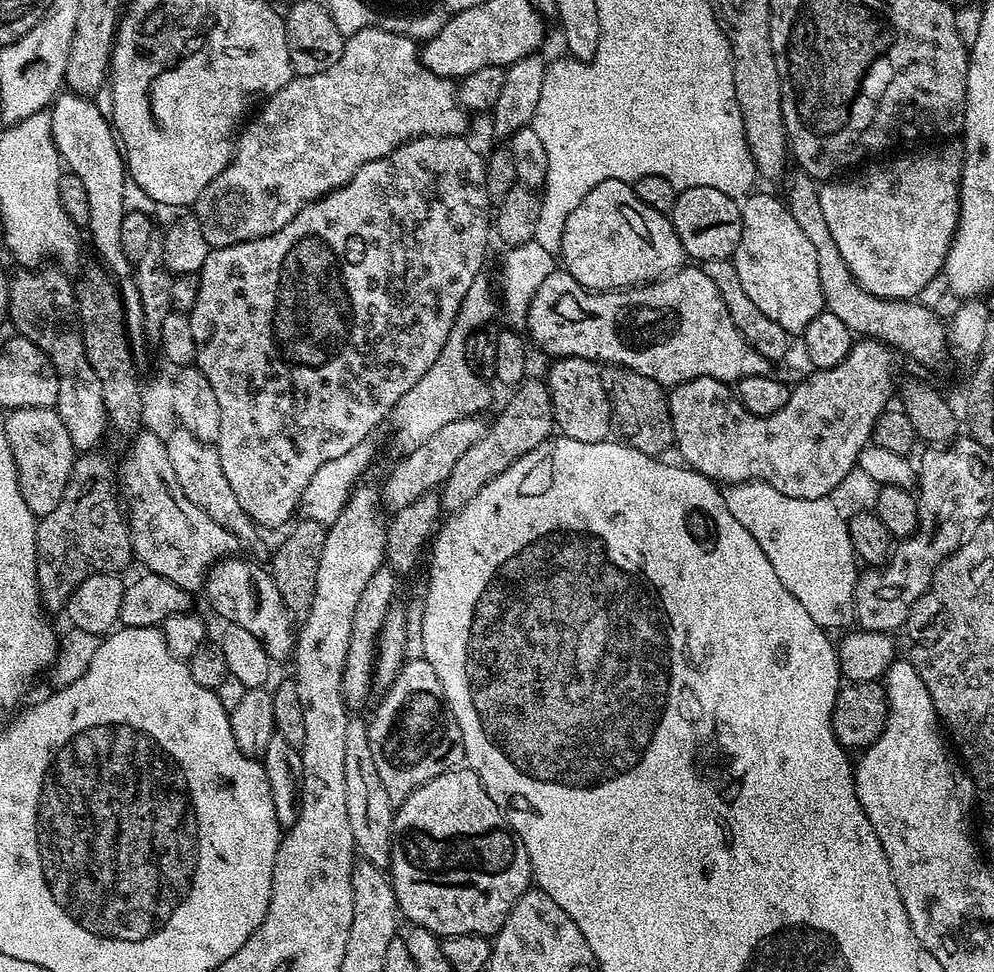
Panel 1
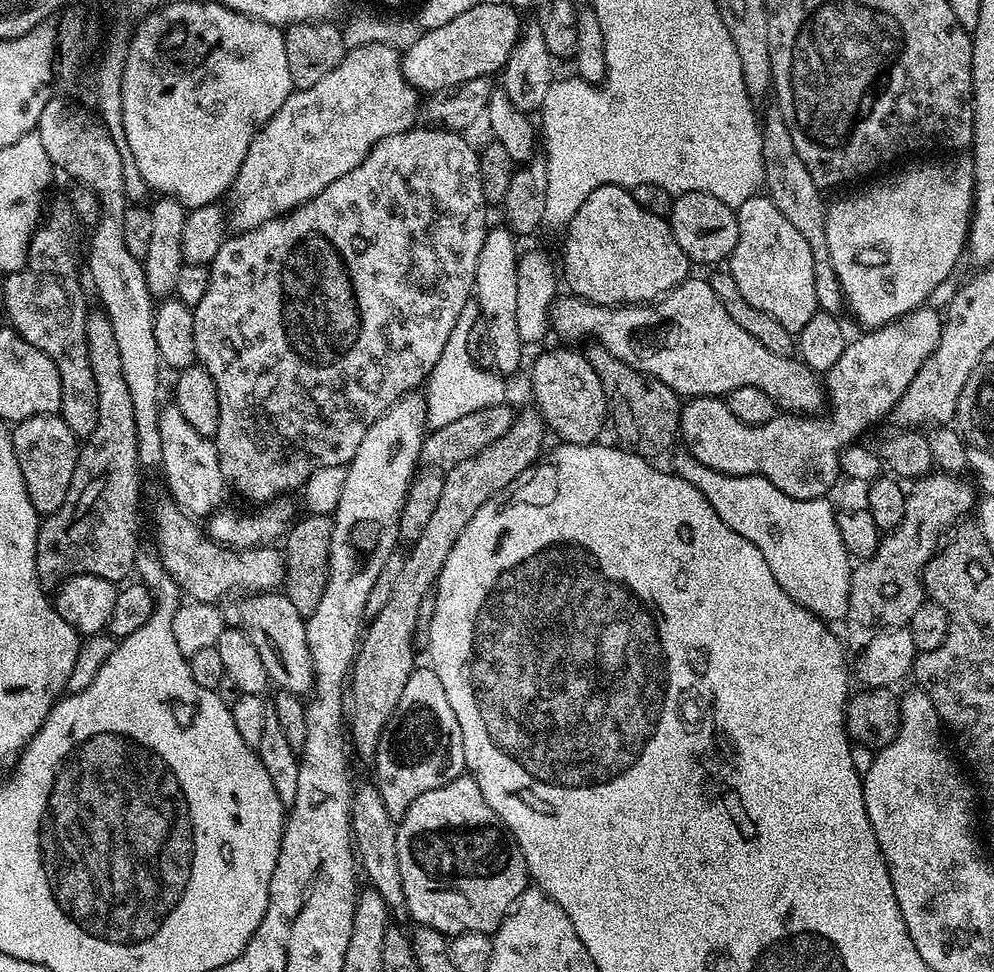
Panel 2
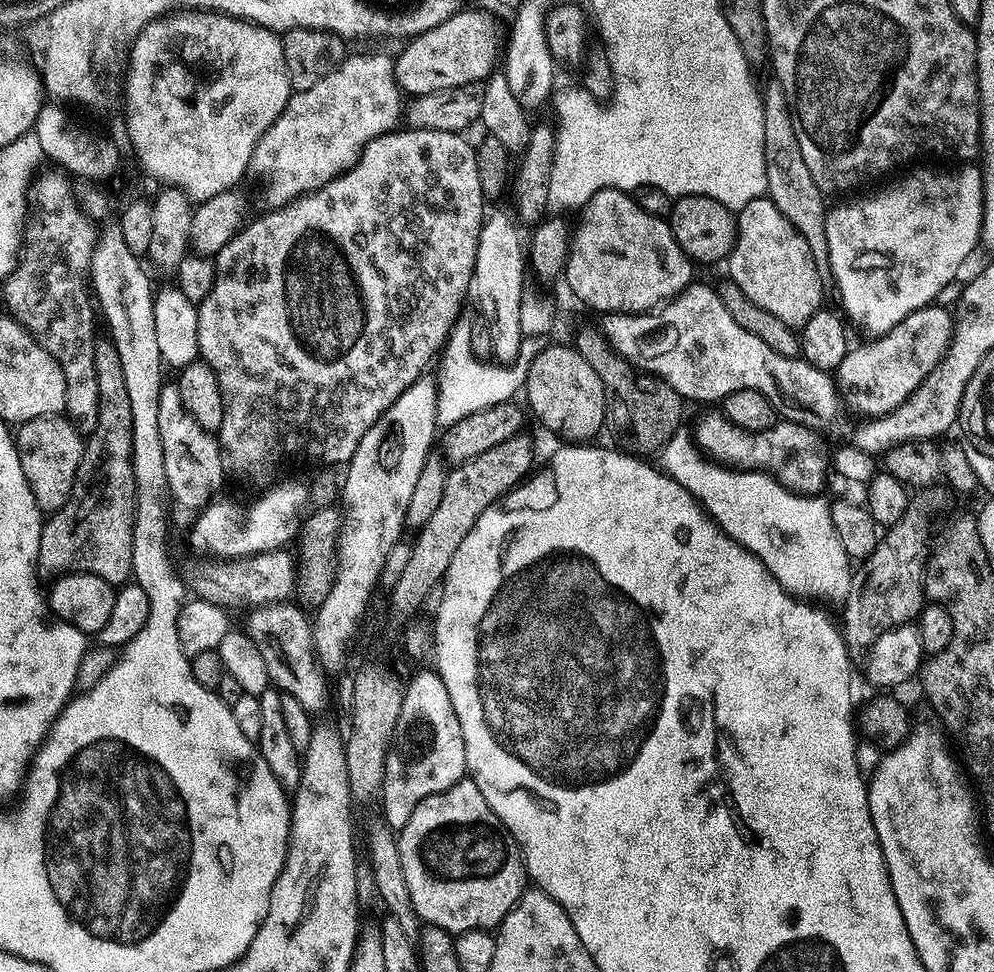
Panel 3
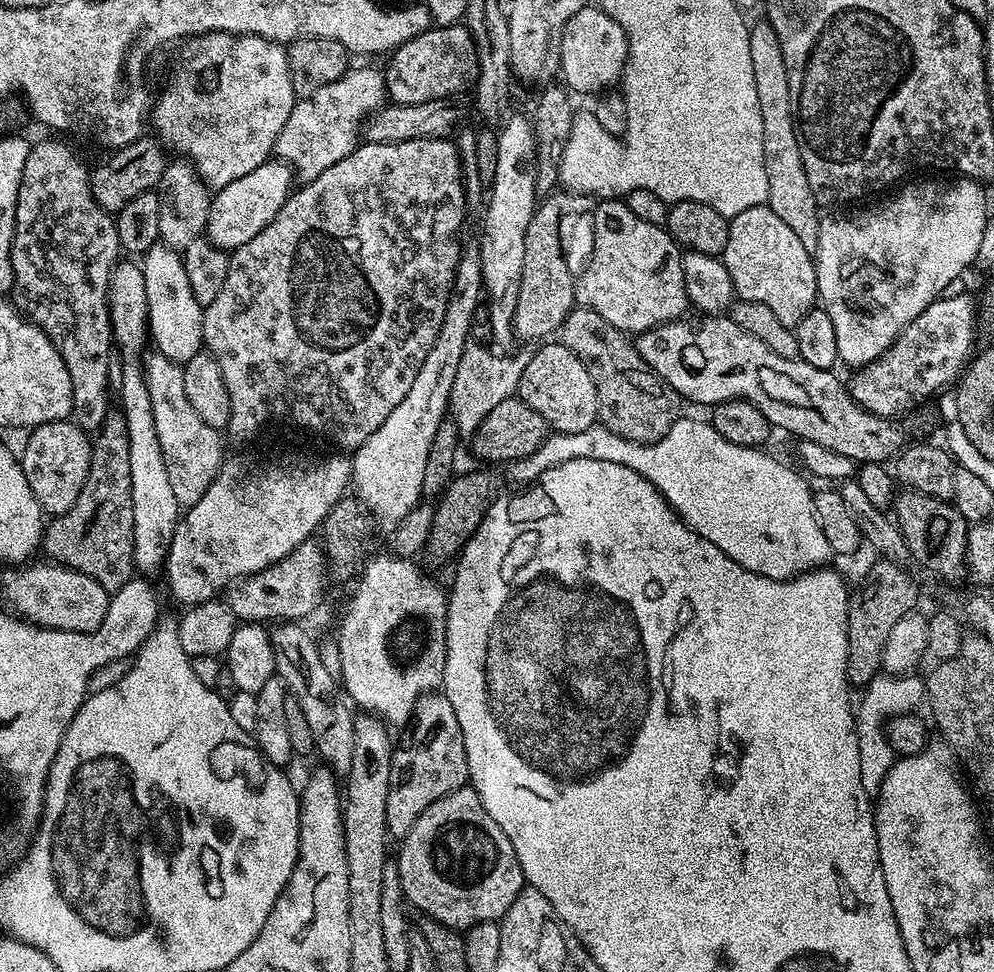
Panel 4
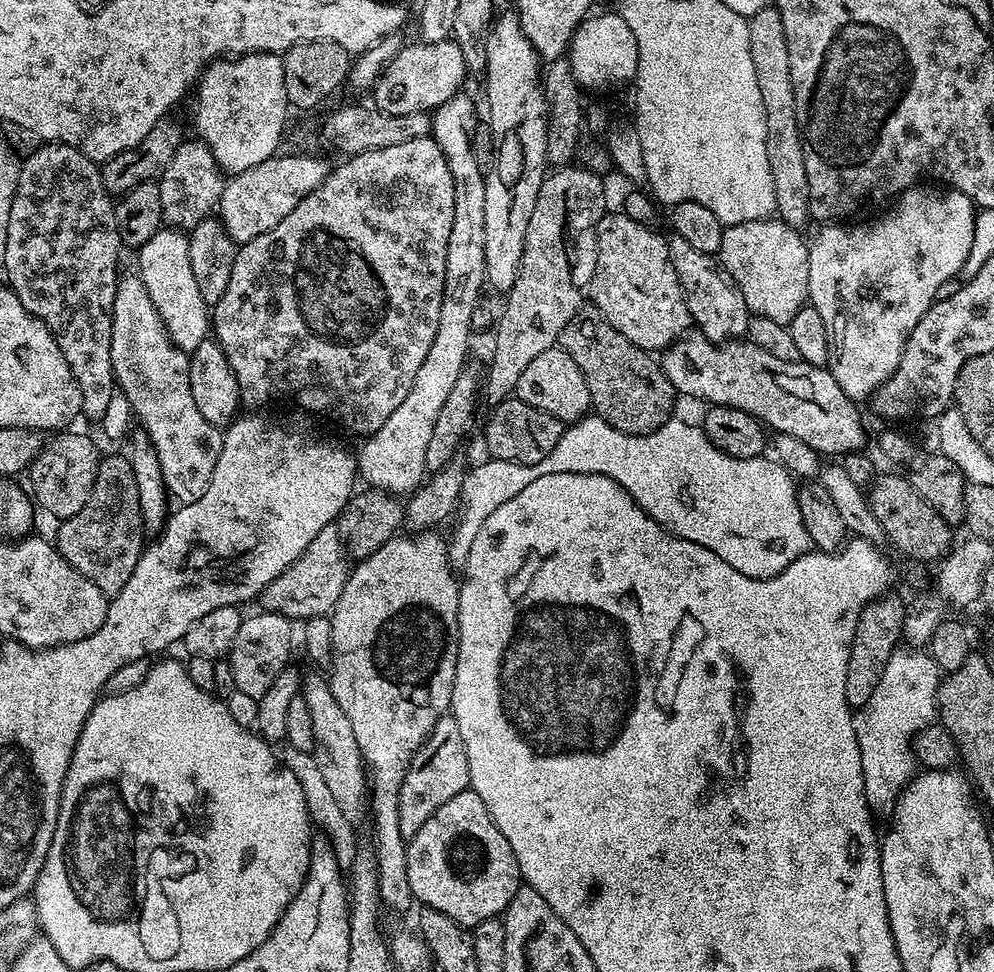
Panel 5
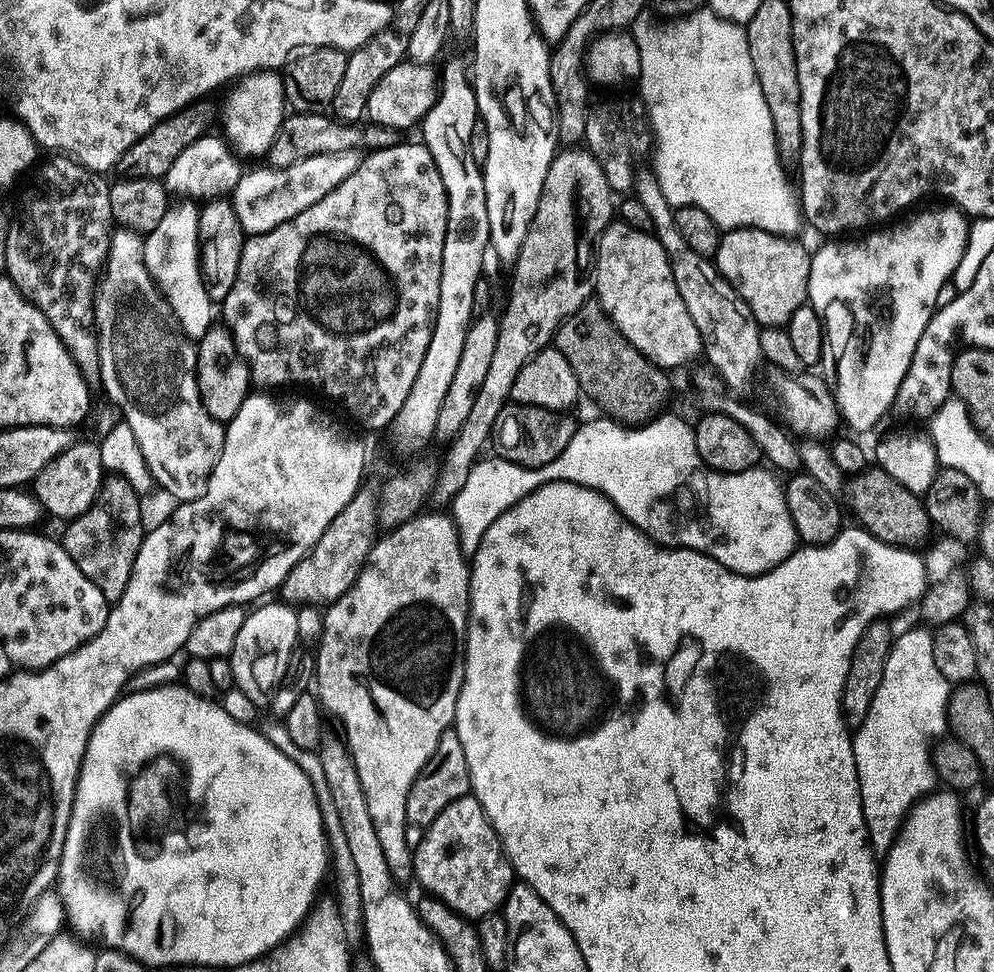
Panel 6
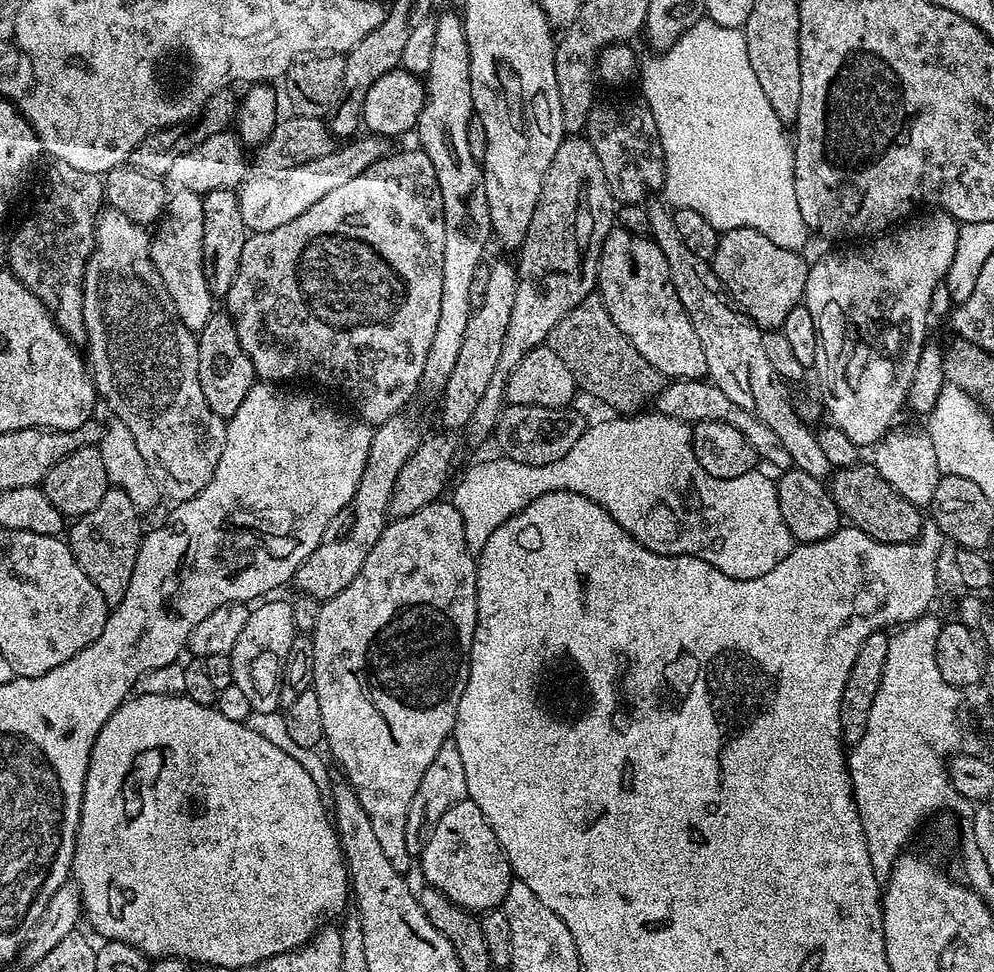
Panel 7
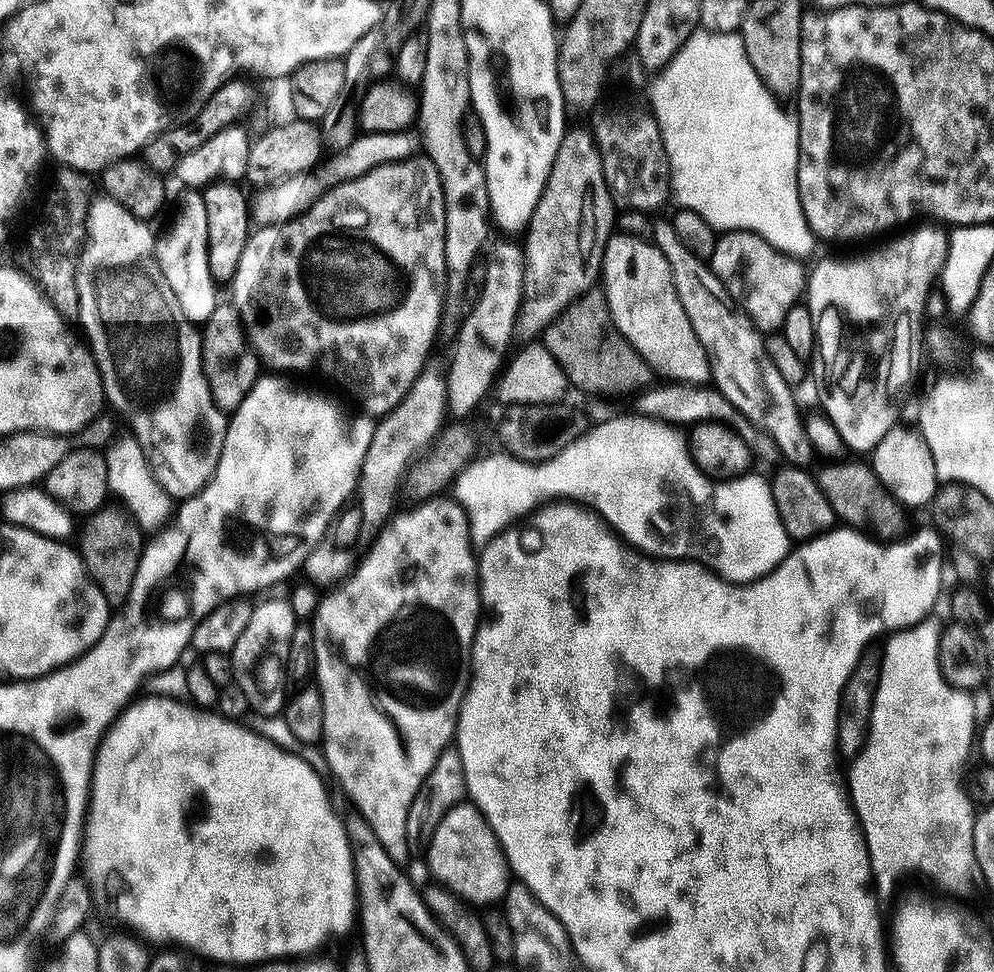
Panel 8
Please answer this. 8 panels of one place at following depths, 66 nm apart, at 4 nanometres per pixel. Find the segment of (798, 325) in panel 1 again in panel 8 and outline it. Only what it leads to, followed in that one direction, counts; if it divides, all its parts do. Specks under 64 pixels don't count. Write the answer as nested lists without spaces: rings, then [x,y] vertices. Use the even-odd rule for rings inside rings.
[[[721,231],[716,238],[710,267],[720,280],[735,305],[752,320],[757,331],[776,334],[786,322],[786,314],[801,303],[806,292],[806,268],[794,256],[787,256],[770,246],[753,232]]]

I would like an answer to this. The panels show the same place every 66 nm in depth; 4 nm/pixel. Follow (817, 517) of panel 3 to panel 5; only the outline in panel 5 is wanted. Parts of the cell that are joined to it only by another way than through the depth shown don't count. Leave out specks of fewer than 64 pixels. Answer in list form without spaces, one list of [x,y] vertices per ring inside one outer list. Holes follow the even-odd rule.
[[[589,414],[582,420],[569,423],[565,427],[562,438],[558,442],[558,446],[554,446],[554,450],[550,450],[550,454],[546,458],[542,458],[542,462],[537,464],[517,464],[515,460],[497,460],[495,458],[485,459],[485,464],[477,466],[473,472],[469,471],[464,478],[464,489],[460,495],[460,503],[458,505],[458,517],[460,521],[456,524],[456,529],[453,530],[452,536],[448,540],[448,561],[452,563],[453,569],[463,569],[466,558],[470,558],[470,546],[474,546],[474,538],[478,538],[478,530],[486,522],[486,518],[490,518],[490,514],[494,514],[494,510],[498,510],[498,506],[502,506],[502,502],[510,502],[510,498],[514,498],[514,494],[518,494],[526,486],[530,486],[530,482],[534,482],[538,478],[542,478],[546,474],[562,474],[563,472],[581,472],[582,474],[602,474],[614,478],[614,482],[618,482],[624,489],[632,495],[632,499],[650,518],[654,518],[664,528],[664,531],[694,542],[698,546],[706,546],[706,550],[714,550],[714,554],[718,554],[718,558],[722,558],[722,562],[730,562],[730,566],[734,566],[734,570],[738,570],[738,574],[746,574],[755,580],[765,580],[771,576],[777,576],[782,570],[786,570],[786,566],[790,566],[790,562],[794,562],[805,552],[809,551],[810,541],[806,532],[806,526],[802,522],[802,510],[798,510],[798,502],[796,501],[797,481],[794,479],[783,464],[775,459],[768,460],[764,456],[755,456],[754,458],[734,458],[730,454],[726,454],[722,450],[718,450],[718,446],[714,446],[714,442],[710,442],[710,438],[704,433],[703,427],[692,424],[687,424],[684,420],[673,418],[658,429],[657,432],[651,432],[645,436],[631,436],[622,430],[618,430],[614,426],[610,426],[606,421],[595,414]]]

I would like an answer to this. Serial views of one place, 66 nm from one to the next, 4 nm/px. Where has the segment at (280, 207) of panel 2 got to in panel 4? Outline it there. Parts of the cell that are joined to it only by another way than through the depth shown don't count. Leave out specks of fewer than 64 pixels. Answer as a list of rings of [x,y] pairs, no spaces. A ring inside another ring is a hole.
[[[349,67],[334,82],[322,86],[314,94],[297,99],[282,134],[276,139],[275,155],[292,169],[295,179],[307,182],[318,178],[322,170],[342,162],[358,146],[362,125],[372,113],[386,104],[384,73],[376,68]]]

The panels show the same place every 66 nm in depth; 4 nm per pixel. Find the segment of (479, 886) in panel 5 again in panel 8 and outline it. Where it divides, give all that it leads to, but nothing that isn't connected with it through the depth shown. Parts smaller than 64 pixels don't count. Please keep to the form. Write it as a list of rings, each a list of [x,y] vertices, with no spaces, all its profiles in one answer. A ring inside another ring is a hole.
[[[471,802],[455,804],[438,822],[434,838],[430,838],[426,861],[433,872],[435,883],[448,888],[451,892],[467,900],[473,906],[492,906],[503,901],[510,883],[508,859],[504,857],[498,838],[486,822],[480,809]]]

